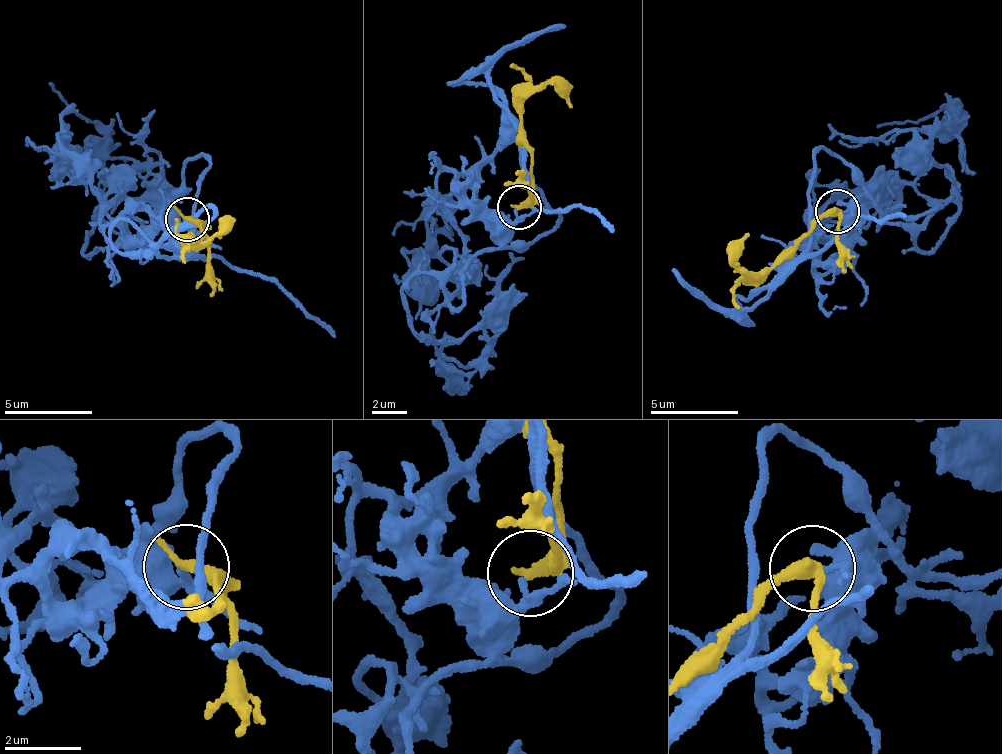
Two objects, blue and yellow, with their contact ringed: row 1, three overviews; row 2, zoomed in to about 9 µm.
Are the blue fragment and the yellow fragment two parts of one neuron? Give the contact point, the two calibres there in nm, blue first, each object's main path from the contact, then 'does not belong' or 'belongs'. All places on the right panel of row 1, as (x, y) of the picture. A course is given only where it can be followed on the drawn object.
place (837, 211); calibres 140 and 360 nm; course blue (840, 211), (868, 198), (916, 224), (953, 199), (927, 147), (930, 132), (955, 127), (949, 110), (879, 126); course yellow (836, 211), (818, 221), (767, 269), (751, 275), (738, 264), (750, 234); does not belong

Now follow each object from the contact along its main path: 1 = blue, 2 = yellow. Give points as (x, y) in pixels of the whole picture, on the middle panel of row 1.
1: (518, 210), (500, 246), (448, 281), (433, 330), (489, 330), (461, 380), (428, 323)
2: (518, 206), (533, 181), (520, 112), (529, 92), (548, 85), (570, 108)

